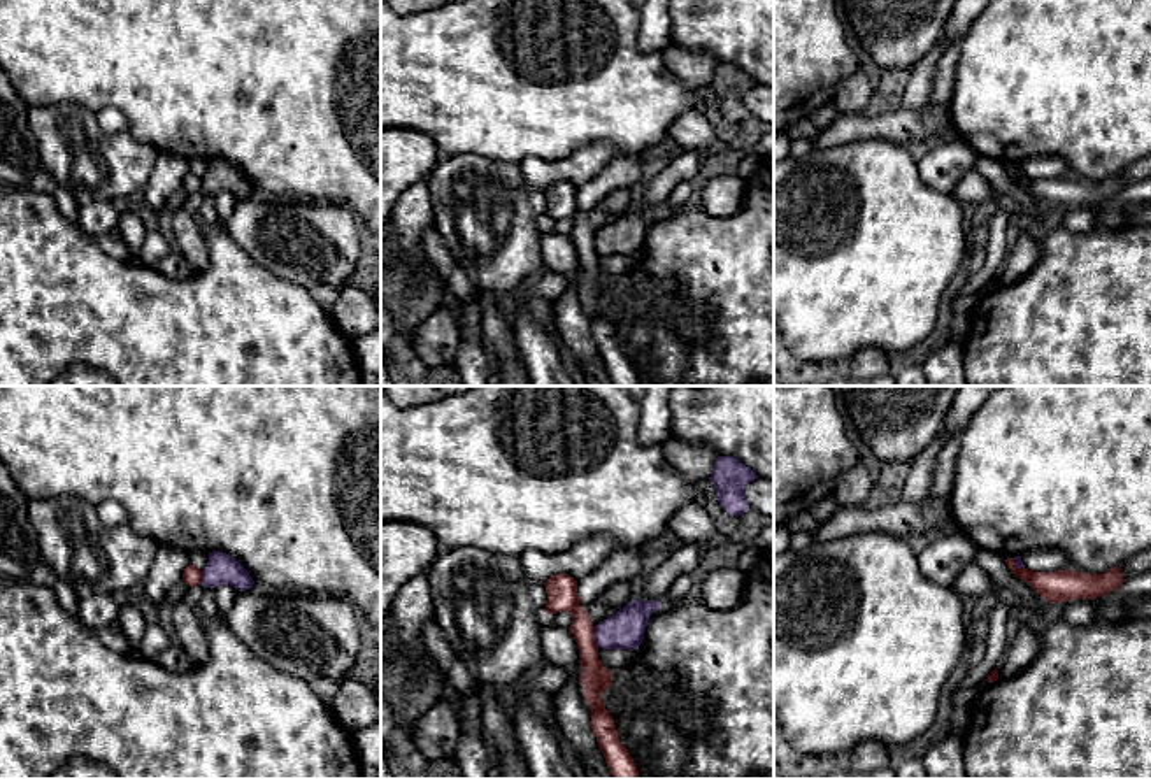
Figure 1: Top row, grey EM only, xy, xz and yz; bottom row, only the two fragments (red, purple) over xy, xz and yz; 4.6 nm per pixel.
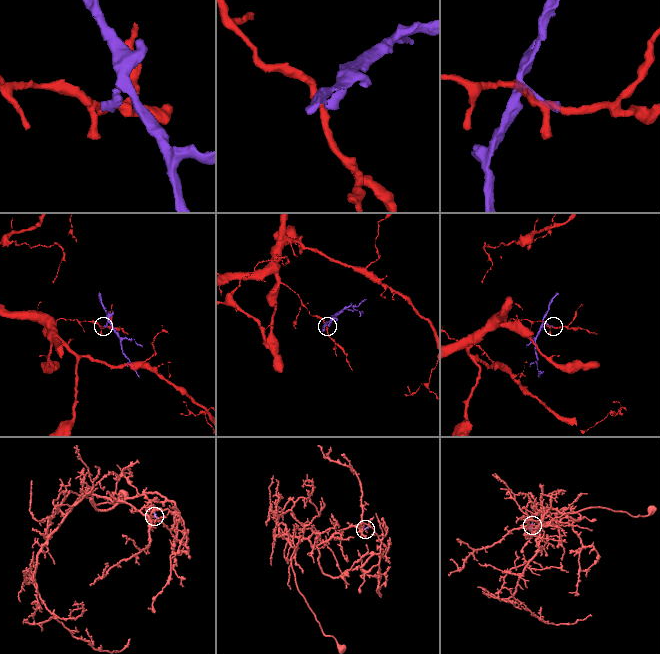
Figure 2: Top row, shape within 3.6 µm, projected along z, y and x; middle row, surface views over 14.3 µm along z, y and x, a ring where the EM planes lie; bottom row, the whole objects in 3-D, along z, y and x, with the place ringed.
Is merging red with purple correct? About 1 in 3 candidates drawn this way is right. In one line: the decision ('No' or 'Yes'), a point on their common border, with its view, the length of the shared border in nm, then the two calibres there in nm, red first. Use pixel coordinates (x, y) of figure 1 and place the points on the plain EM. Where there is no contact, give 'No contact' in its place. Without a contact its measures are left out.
No. Touches red at xz (593, 244). Shared border 100 nm. Thickness 140 nm (red) against 180 nm

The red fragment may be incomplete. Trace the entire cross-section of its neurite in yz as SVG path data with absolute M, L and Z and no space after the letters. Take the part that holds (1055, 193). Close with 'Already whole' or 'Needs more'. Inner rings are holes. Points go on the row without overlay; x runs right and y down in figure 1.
M1007 165L1005 170L1016 184L1028 189L1037 202L1044 204L1051 211L1074 205L1095 207L1123 191L1119 174L1112 174L1105 181L1083 181L1072 175L1032 179L1028 175L1019 175L1014 165Z. Already whole

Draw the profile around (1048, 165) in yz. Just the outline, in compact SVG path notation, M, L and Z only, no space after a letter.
M1042 154L1026 158L1021 163L1025 175L1032 179L1054 179L1054 177L1069 177L1070 167L1069 163L1056 154Z

